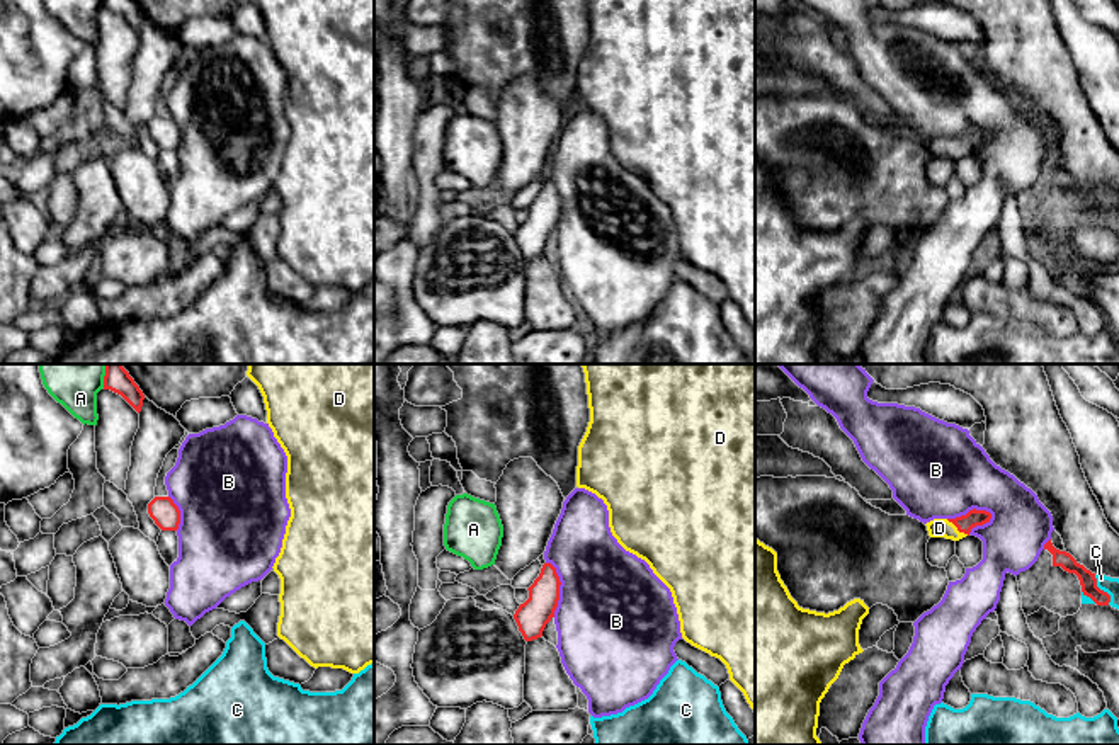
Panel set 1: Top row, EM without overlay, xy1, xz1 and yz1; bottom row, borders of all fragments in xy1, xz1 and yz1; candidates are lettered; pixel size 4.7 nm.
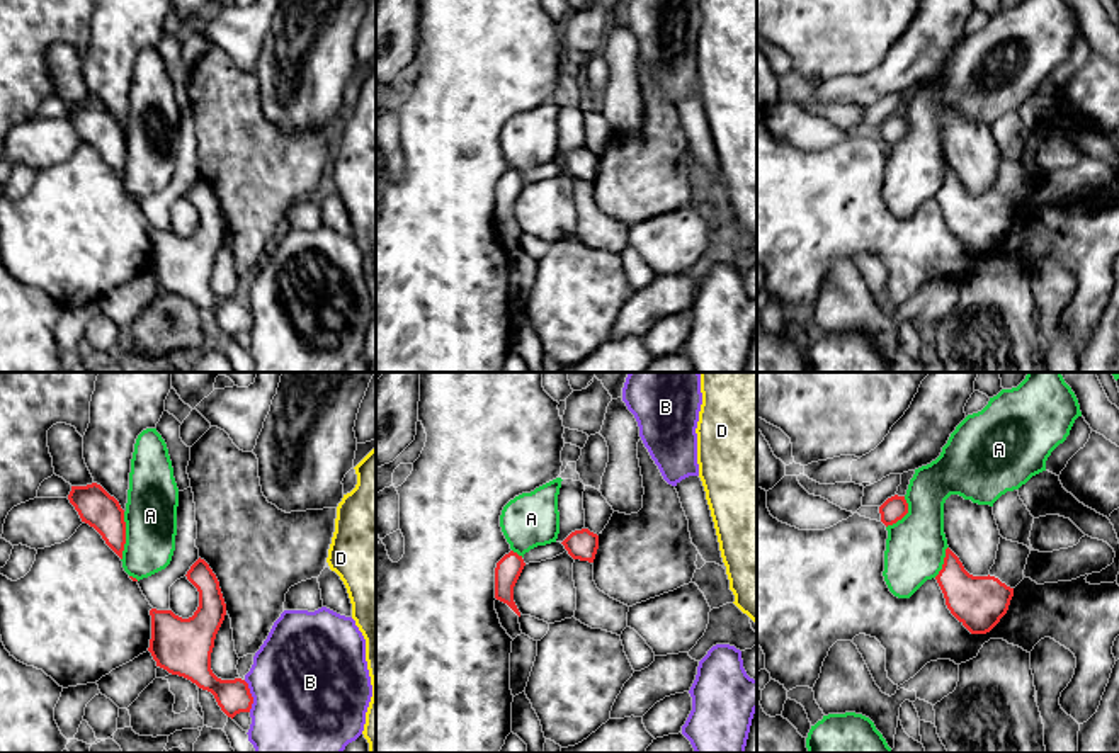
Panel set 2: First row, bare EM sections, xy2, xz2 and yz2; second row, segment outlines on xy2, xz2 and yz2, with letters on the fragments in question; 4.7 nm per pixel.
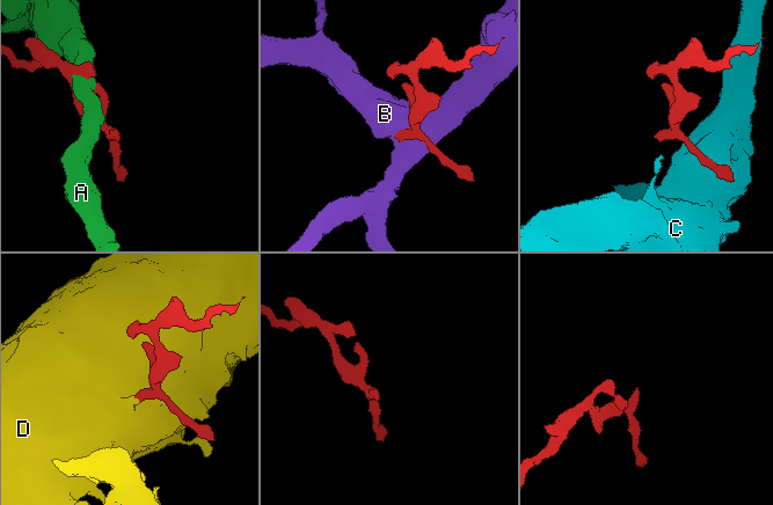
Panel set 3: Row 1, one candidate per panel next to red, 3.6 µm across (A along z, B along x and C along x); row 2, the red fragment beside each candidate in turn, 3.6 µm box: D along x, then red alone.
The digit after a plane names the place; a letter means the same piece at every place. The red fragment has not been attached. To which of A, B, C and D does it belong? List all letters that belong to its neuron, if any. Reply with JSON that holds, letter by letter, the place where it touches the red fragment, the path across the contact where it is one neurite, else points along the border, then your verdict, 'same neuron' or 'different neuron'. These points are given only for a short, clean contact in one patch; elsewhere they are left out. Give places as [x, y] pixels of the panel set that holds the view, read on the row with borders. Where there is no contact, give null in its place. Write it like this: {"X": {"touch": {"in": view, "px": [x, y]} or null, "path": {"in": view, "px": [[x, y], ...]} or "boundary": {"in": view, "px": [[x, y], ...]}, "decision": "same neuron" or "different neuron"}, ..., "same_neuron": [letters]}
{"A": {"touch": {"in": "xy2", "px": [124, 536]}, "decision": "different neuron"}, "B": {"touch": {"in": "yz1", "px": [970, 511]}, "boundary": {"in": "yz1", "px": [[992, 514], [982, 509], [970, 509], [948, 519]]}, "decision": "different neuron"}, "C": {"touch": {"in": "yz1", "px": [1102, 591]}, "decision": "different neuron"}, "D": {"touch": {"in": "yz1", "px": [958, 529]}, "path": {"in": "yz1", "px": [[975, 517], [958, 529], [939, 528]]}, "decision": "same neuron"}, "same_neuron": ["D"]}

